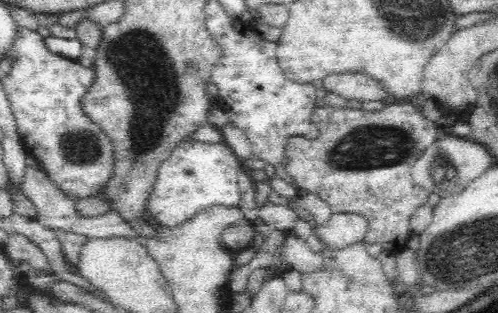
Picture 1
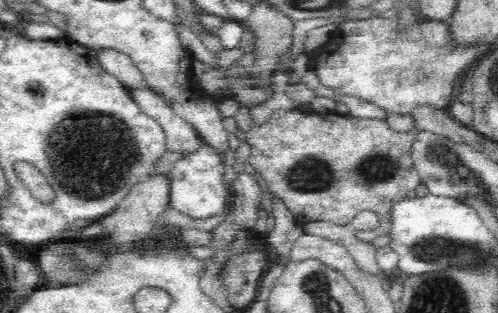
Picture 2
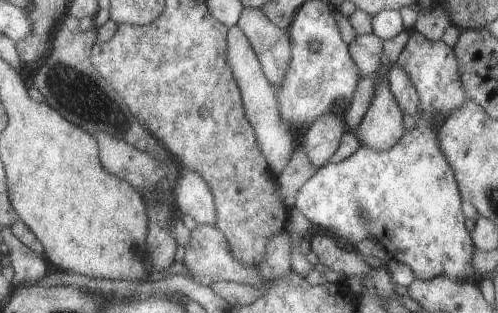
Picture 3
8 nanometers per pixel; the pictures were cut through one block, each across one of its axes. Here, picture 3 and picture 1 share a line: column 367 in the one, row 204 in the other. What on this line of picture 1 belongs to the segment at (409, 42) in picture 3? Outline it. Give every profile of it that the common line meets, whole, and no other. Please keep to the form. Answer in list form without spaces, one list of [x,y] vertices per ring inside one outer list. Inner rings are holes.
[[[186,140],[180,144],[172,156],[160,166],[156,186],[148,198],[148,214],[160,226],[180,228],[194,220],[196,214],[212,206],[236,208],[240,204],[242,192],[238,184],[238,172],[242,160],[232,152],[226,142],[204,144],[198,140]]]

